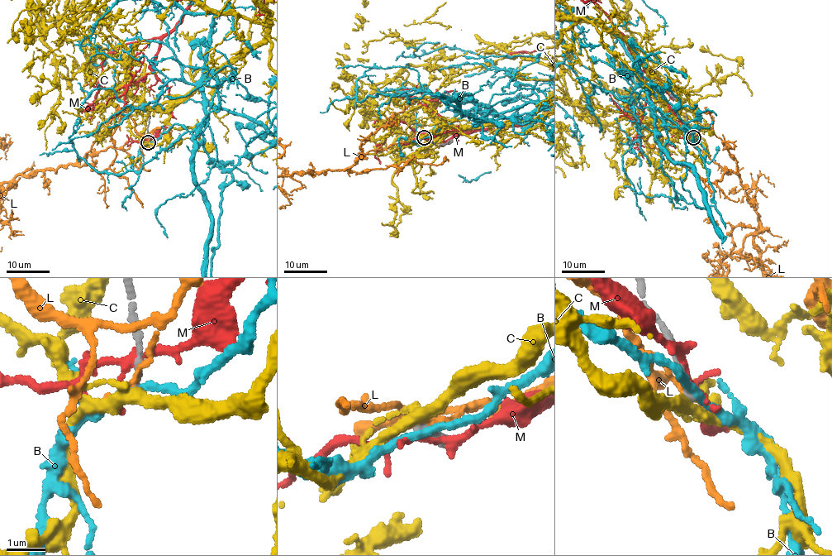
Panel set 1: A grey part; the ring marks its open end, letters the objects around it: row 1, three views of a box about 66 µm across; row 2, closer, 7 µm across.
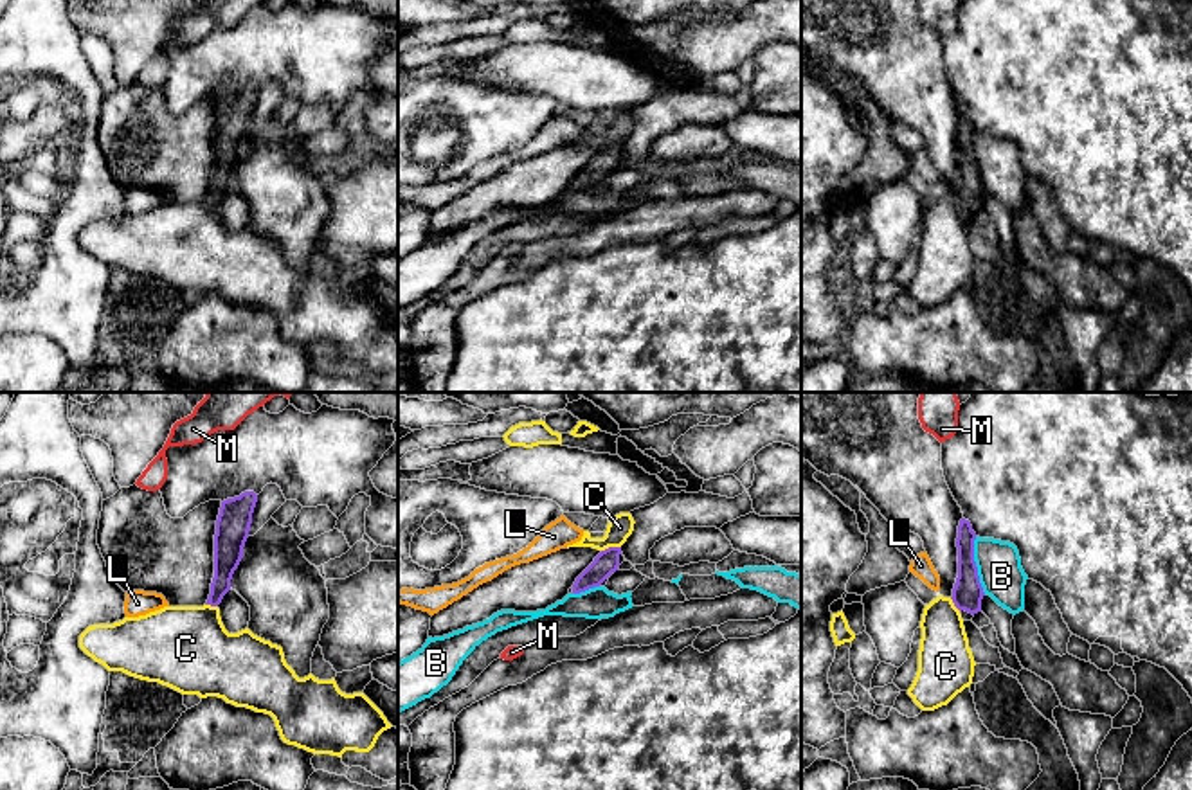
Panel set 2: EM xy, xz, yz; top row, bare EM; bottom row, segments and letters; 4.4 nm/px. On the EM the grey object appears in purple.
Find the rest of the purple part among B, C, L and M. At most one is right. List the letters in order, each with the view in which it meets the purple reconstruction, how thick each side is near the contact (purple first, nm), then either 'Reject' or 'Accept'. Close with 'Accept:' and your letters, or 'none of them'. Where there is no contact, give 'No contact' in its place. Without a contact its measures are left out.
B: Touches purple in yz. Thickness 140 nm (purple) against 200 nm. Reject
C: Touches purple in xz. Thickness 110 nm (purple) against 110 nm. Reject
L: No contact. Reject
M: No contact. Reject
Accept: none of them

